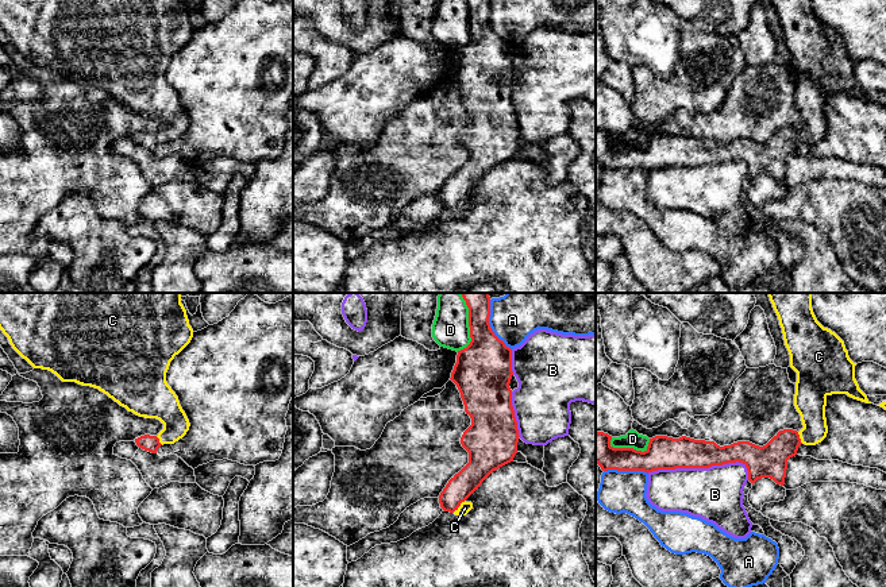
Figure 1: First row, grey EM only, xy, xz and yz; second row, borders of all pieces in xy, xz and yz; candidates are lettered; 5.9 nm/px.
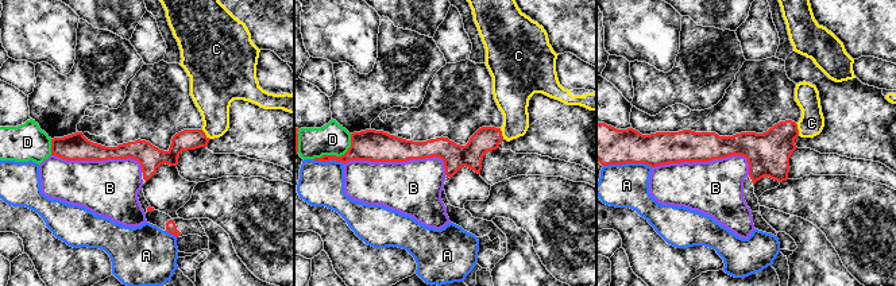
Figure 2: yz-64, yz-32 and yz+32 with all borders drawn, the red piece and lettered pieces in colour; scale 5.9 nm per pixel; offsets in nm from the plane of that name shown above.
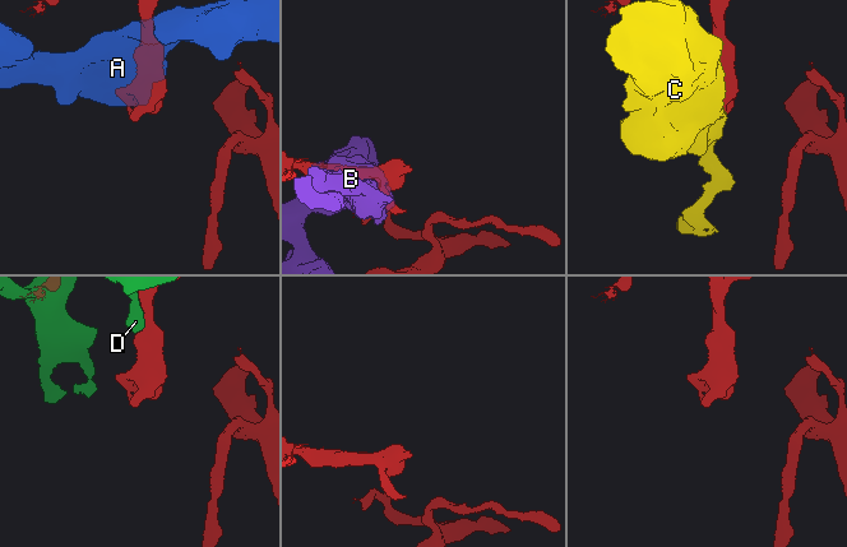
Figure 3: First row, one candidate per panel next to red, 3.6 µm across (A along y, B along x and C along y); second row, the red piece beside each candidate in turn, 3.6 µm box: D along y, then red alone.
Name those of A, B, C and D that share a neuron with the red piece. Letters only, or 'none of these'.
C

